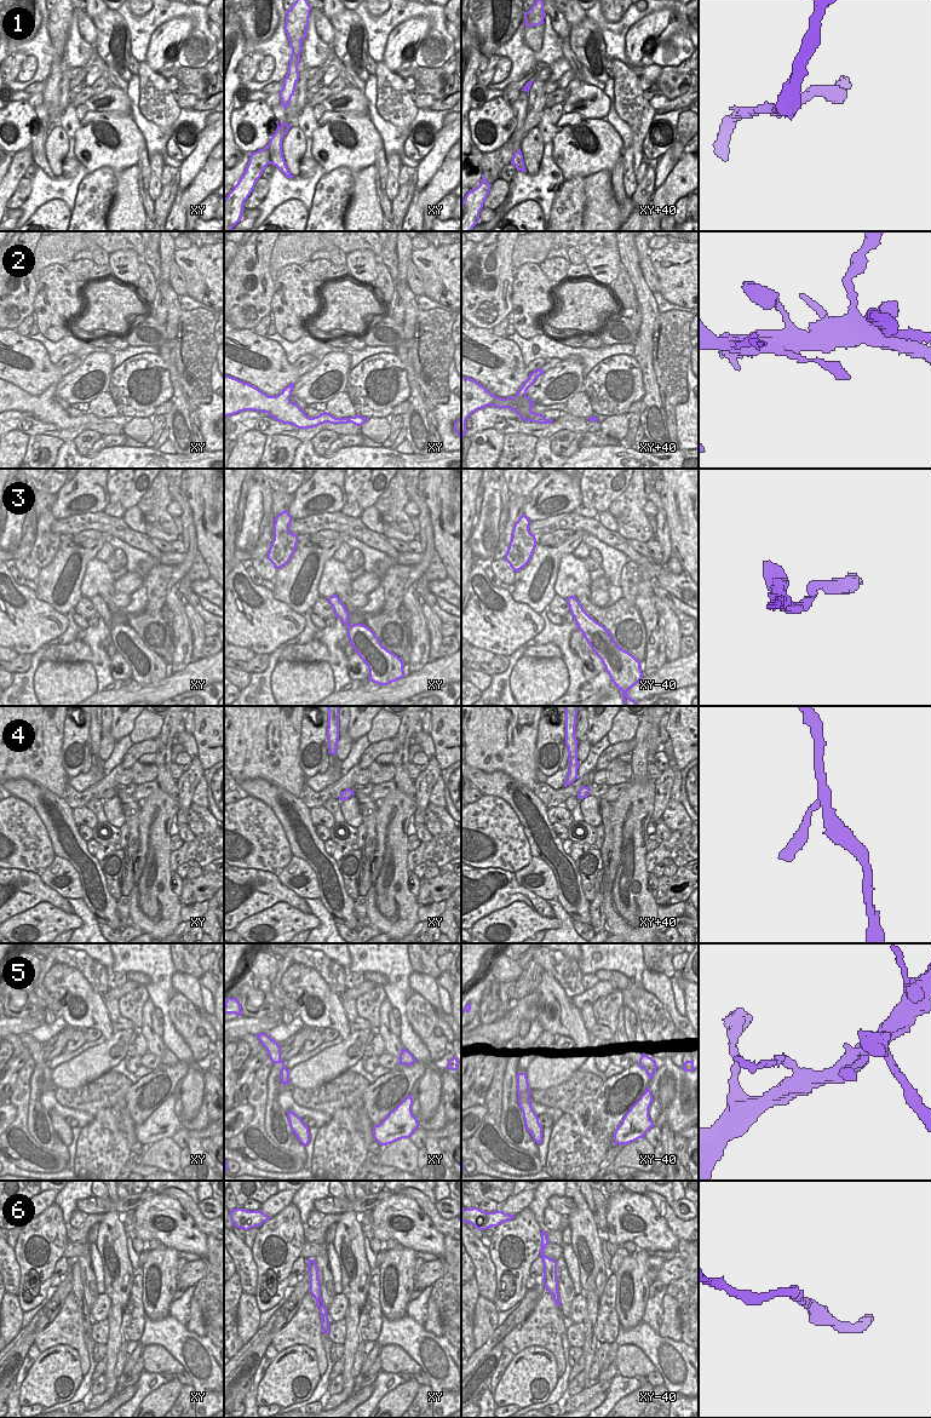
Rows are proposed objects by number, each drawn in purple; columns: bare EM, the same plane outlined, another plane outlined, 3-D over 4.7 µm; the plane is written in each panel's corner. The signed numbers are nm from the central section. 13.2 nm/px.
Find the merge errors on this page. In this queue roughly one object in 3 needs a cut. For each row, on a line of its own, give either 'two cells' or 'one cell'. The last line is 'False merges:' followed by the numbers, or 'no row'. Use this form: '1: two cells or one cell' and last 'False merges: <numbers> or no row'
1: two cells
2: one cell
3: one cell
4: two cells
5: two cells
6: one cell
False merges: 1, 4, 5

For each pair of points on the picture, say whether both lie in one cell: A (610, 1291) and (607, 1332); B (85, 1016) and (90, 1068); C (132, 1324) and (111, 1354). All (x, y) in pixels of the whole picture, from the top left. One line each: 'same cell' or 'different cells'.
A: same cell
B: different cells
C: different cells

